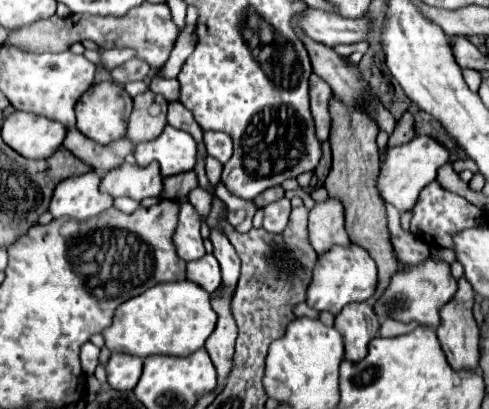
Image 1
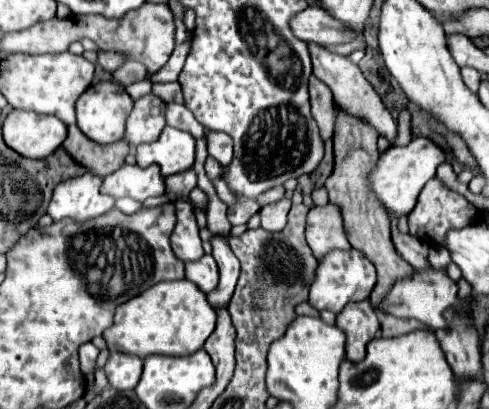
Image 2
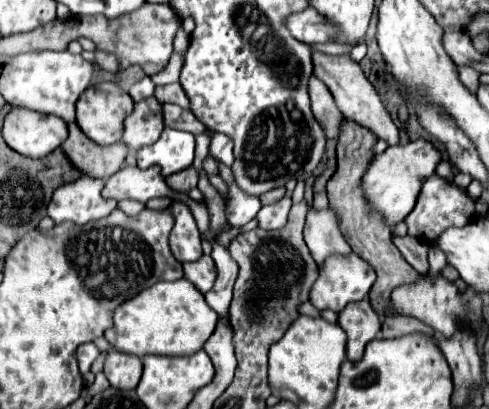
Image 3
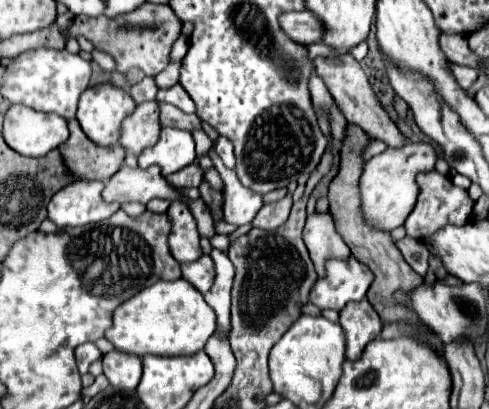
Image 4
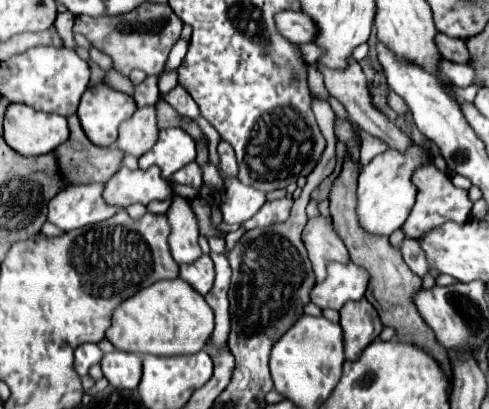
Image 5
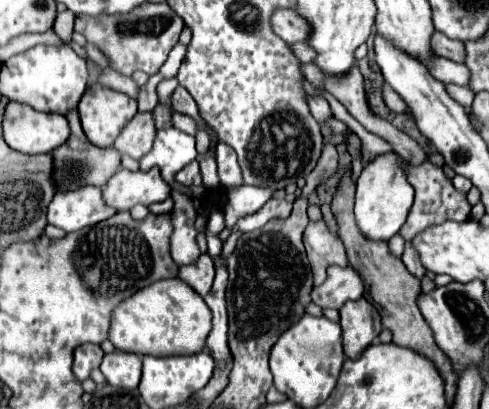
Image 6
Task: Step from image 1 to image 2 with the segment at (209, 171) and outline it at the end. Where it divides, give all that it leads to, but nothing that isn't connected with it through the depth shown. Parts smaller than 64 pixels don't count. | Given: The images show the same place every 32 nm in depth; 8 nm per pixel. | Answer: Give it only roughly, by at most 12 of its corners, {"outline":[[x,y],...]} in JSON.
{"outline":[[211,156],[204,167],[210,180],[222,175],[223,167]]}

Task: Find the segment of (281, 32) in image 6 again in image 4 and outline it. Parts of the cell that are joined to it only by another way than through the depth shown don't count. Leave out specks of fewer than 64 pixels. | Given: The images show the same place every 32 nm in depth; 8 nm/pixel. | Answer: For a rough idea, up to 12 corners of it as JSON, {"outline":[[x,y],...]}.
{"outline":[[312,12],[278,16],[280,28],[298,44],[320,40]]}

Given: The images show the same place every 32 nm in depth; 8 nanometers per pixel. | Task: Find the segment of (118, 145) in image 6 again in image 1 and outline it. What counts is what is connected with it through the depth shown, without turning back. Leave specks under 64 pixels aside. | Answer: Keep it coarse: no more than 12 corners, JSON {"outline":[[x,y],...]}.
{"outline":[[150,90],[134,98],[126,138],[156,140],[168,102]]}

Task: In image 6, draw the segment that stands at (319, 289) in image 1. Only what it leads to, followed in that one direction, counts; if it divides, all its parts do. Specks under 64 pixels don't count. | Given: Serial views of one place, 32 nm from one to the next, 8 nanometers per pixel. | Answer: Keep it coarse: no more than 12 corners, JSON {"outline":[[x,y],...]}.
{"outline":[[328,268],[328,278],[312,290],[312,302],[340,310],[362,298],[360,274]]}

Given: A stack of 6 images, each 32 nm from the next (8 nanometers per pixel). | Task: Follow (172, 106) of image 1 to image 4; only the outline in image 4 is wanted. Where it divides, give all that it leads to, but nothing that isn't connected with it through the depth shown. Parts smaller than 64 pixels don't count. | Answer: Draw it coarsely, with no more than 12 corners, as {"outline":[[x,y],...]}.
{"outline":[[158,102],[160,126],[182,130],[200,128],[196,116],[180,112],[176,106]]}

